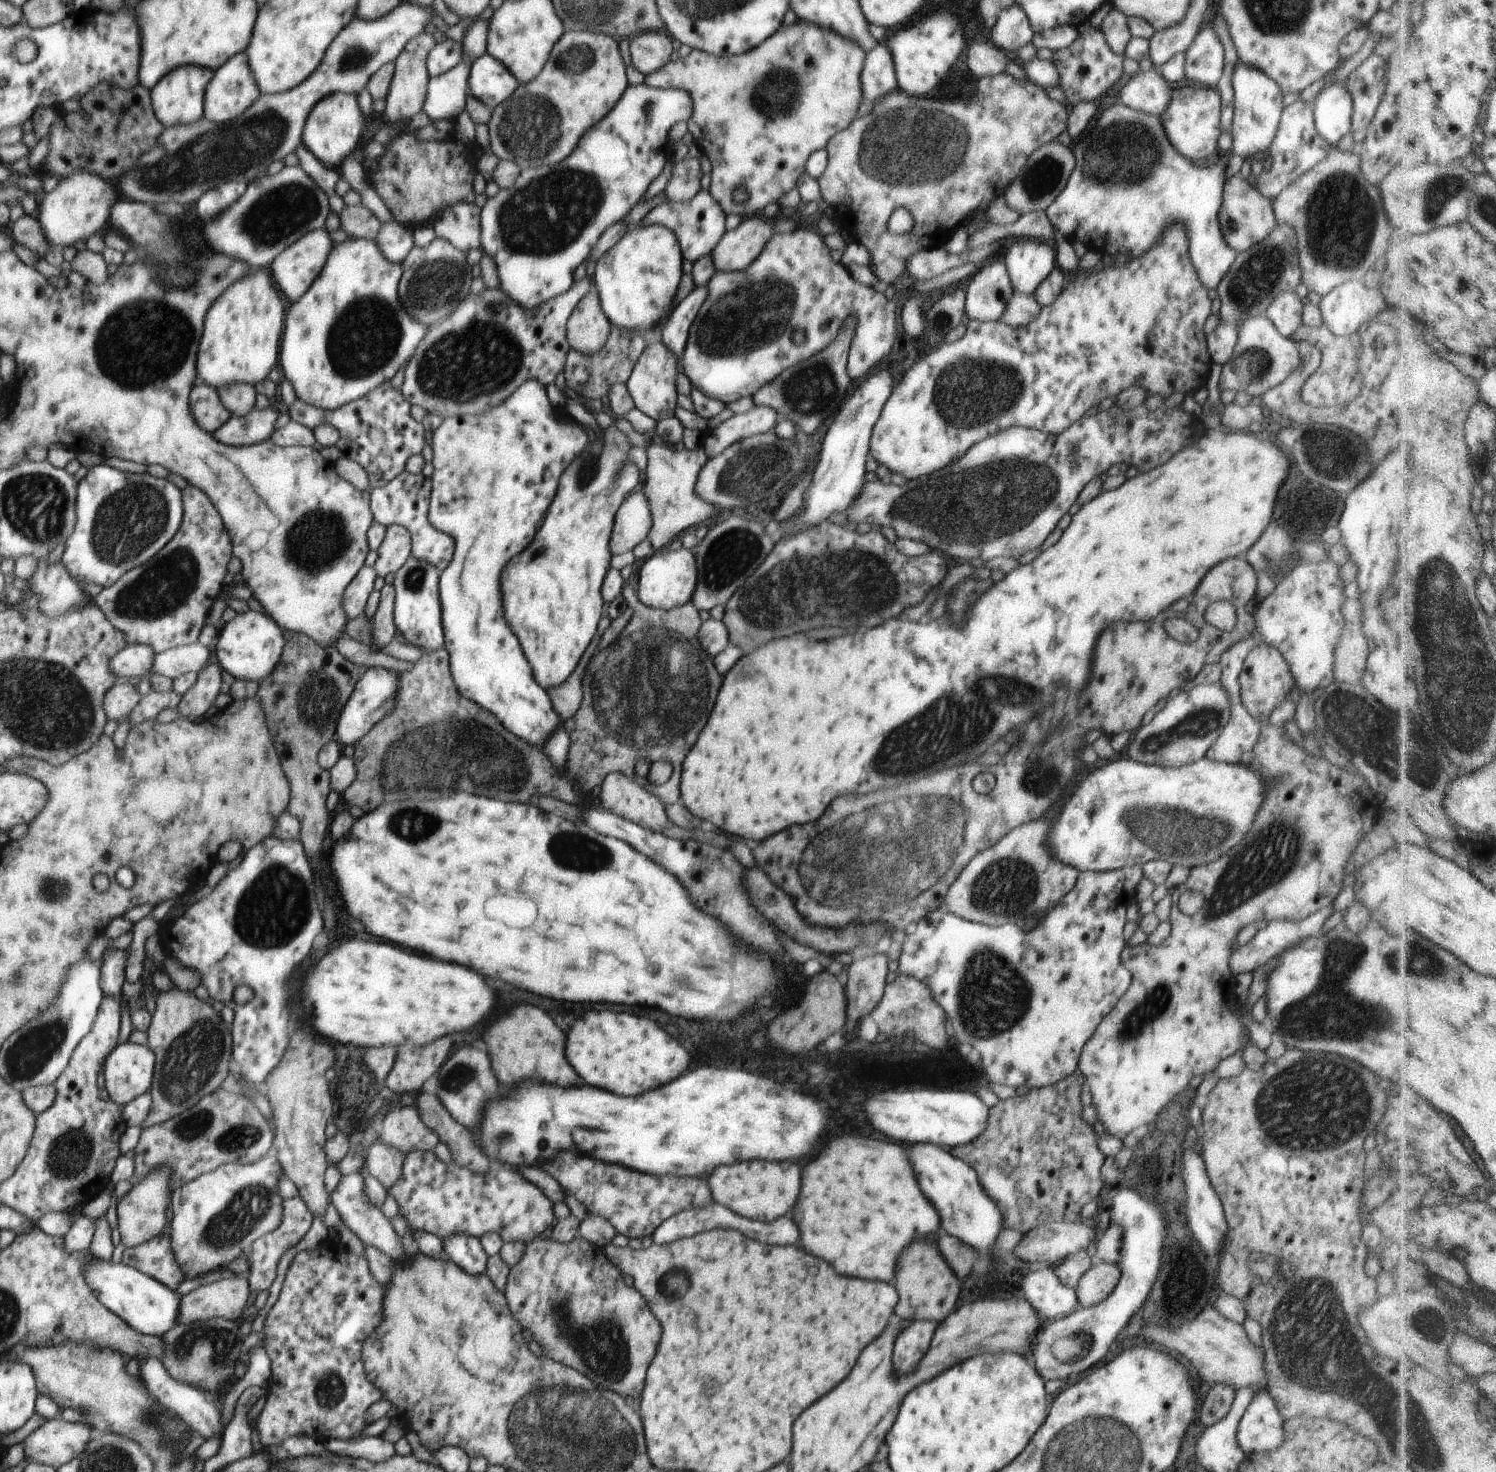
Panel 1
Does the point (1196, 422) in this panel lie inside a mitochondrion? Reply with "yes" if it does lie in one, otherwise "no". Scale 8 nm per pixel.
no

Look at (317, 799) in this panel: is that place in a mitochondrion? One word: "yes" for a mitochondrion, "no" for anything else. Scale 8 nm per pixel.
no

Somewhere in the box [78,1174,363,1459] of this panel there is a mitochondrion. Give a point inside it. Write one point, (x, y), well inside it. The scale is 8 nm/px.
(250, 1206)

